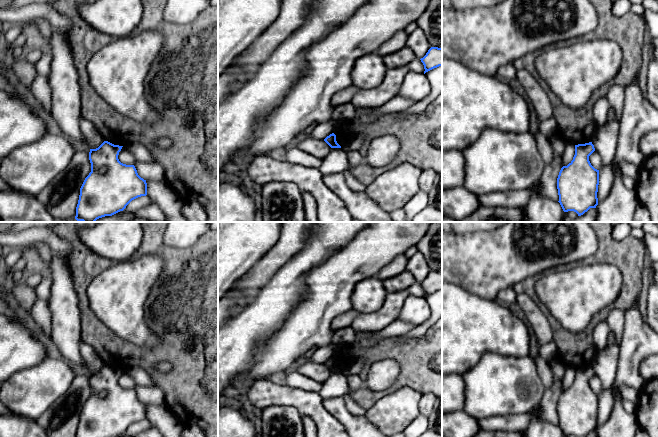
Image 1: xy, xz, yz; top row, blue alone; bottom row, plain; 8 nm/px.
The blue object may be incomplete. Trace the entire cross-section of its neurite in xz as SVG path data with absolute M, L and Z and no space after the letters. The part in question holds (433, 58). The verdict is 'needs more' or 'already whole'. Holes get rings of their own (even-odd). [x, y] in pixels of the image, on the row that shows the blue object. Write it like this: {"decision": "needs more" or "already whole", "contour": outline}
{"decision": "already whole", "contour": "M431 47L420 60L424 65L424 74L434 68L442 66L442 48Z"}

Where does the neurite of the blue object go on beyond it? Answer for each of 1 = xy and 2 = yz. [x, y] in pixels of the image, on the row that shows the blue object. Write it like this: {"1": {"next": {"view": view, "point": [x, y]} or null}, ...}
{"1": {"next": null}, "2": {"next": null}}

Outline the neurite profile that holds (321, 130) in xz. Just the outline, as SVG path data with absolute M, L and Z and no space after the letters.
M333 119L324 123L317 123L309 137L324 140L327 136L335 132L337 129L338 122Z

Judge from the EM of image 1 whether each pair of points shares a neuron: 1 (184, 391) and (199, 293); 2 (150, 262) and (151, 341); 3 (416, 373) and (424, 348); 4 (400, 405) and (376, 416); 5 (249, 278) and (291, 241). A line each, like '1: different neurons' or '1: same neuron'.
1: same neuron
2: same neuron
3: same neuron
4: same neuron
5: same neuron

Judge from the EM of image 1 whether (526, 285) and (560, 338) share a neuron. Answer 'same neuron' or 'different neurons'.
same neuron

